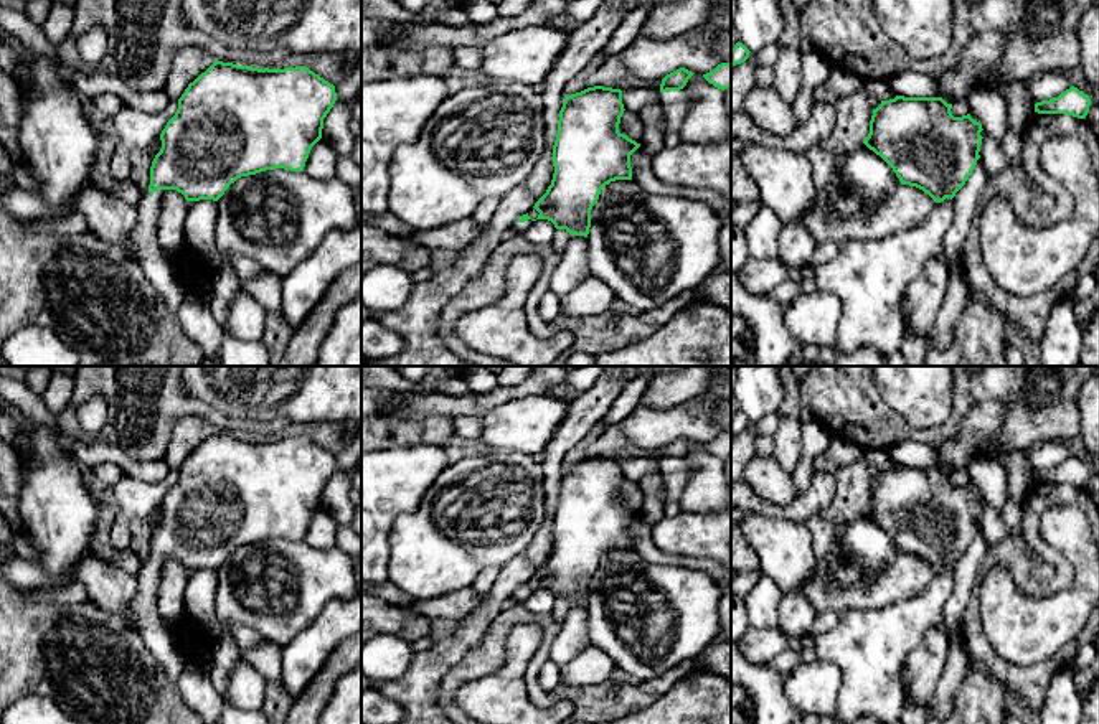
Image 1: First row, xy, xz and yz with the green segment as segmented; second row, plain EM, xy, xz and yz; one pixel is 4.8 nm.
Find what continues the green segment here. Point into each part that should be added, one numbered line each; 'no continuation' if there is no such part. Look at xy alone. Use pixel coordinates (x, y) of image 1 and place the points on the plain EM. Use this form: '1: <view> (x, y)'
1: xy (144, 612)

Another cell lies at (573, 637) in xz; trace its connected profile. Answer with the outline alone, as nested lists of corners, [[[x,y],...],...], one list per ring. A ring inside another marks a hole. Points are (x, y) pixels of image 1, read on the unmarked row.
[[[571,604],[561,630],[550,648],[550,660],[563,666],[587,646],[591,646],[587,607]]]

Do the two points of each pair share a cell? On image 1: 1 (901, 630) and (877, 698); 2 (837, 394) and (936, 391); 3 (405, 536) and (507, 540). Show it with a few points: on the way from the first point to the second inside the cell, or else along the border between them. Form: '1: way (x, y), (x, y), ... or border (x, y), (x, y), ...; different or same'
1: way (885, 647), (877, 655), (877, 681); same
2: border (877, 383), (882, 396), (908, 421); different
3: way (429, 540), (482, 540); same

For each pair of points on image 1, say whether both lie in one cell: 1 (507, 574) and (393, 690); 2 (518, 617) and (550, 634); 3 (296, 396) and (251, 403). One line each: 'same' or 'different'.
1: same
2: same
3: same

